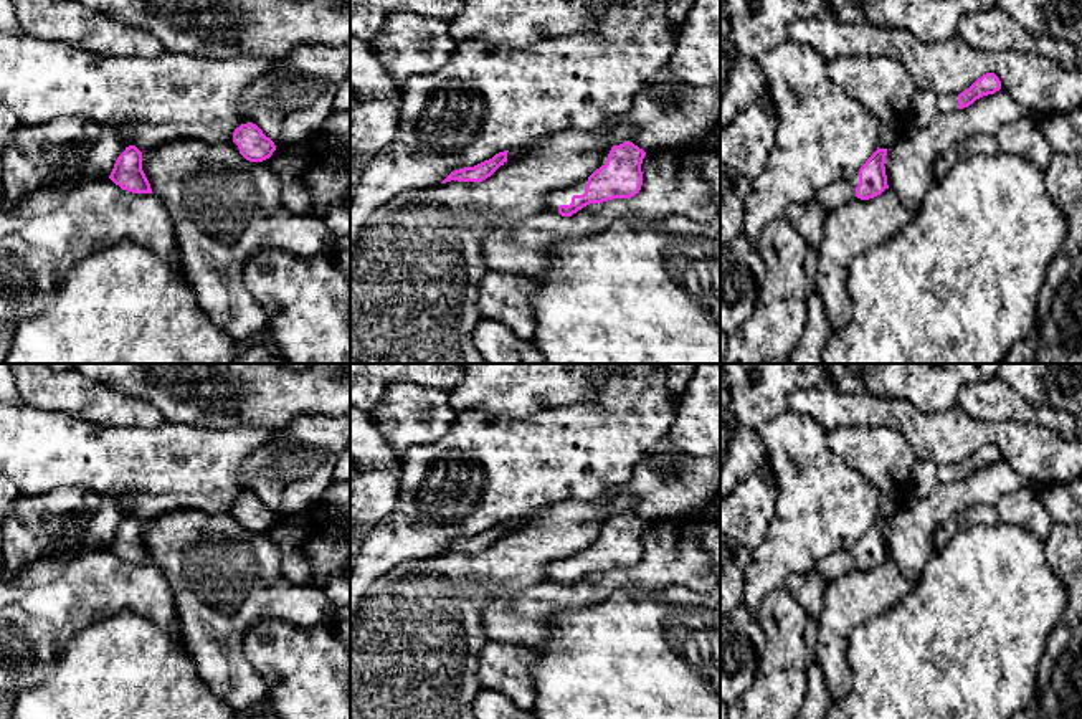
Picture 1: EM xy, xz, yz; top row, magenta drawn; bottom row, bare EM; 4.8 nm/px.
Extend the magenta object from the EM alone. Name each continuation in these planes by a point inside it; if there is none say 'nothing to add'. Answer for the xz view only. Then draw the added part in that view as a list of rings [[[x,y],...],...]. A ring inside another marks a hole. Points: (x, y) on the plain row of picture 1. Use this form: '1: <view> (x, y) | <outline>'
1: xz (559, 567) | [[[585,549],[583,552],[578,552],[577,555],[547,564],[543,580],[558,582],[560,575],[570,575],[573,565],[585,564],[586,554],[588,554],[588,549]]]

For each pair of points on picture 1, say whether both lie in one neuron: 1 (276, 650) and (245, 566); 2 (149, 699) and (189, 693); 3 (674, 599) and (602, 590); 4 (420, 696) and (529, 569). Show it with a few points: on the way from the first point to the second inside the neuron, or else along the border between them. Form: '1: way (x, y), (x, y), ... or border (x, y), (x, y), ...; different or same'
1: border (303, 625), (260, 619), (248, 630), (242, 648); different
2: way (159, 699), (179, 699); same
3: border (654, 594), (613, 592), (598, 602), (580, 607); different
4: way (420, 658), (420, 652), (491, 580); same

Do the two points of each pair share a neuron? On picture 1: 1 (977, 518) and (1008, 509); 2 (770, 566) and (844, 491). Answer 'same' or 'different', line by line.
1: different
2: same

